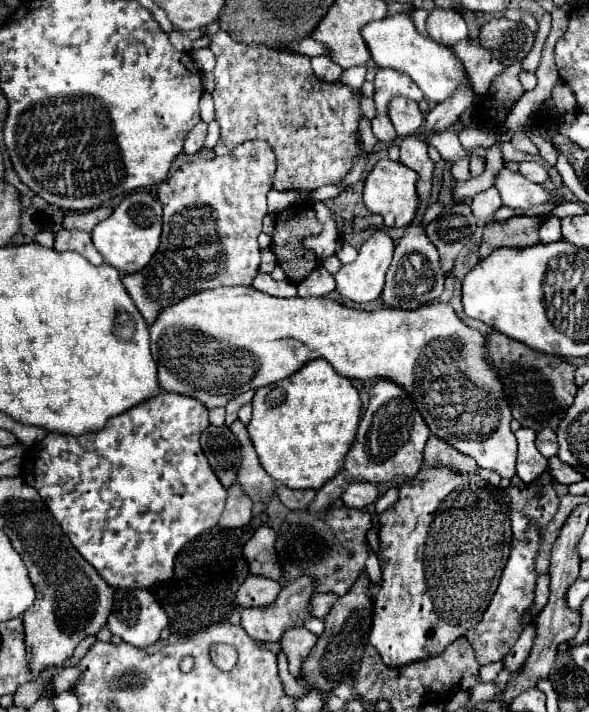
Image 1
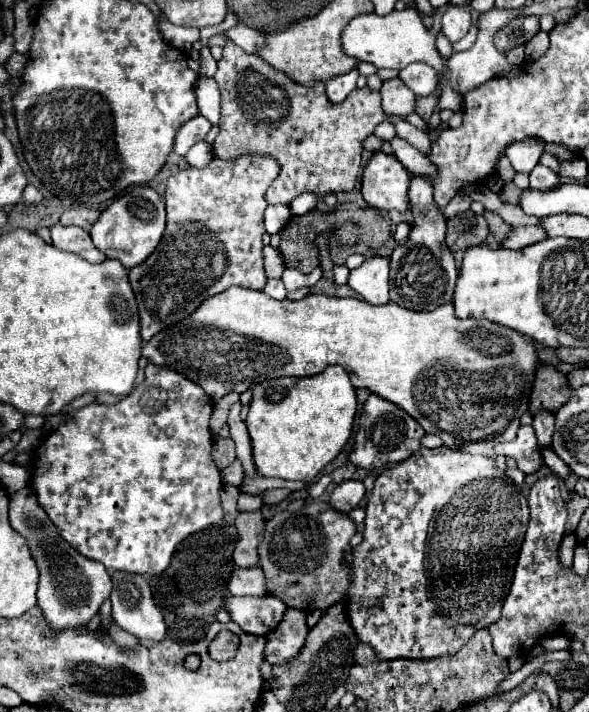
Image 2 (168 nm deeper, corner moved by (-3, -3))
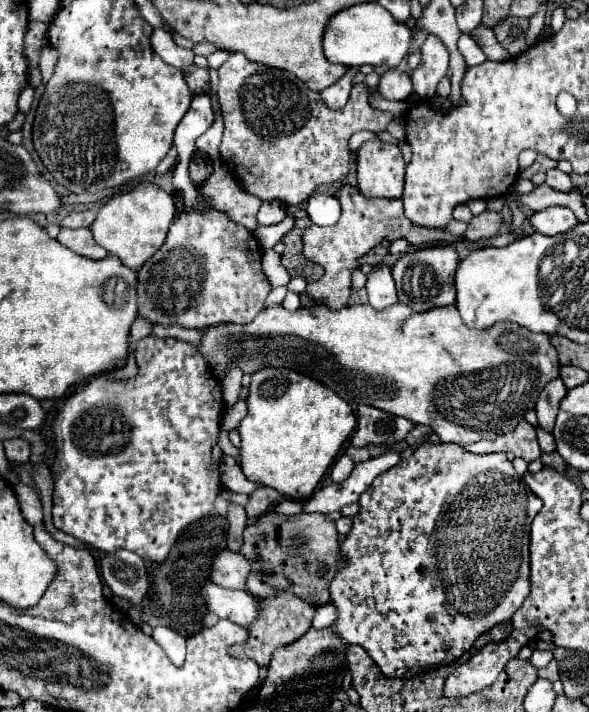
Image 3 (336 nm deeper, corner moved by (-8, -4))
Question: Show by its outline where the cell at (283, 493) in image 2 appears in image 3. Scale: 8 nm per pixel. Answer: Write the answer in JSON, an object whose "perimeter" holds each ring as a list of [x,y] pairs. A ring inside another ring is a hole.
{"perimeter":[[[266,486],[256,488],[256,490],[250,494],[248,504],[244,506],[248,518],[258,518],[260,514],[268,512],[268,510],[270,510],[270,508],[280,500],[280,498],[282,498],[280,492],[274,490],[274,488],[266,488]]]}

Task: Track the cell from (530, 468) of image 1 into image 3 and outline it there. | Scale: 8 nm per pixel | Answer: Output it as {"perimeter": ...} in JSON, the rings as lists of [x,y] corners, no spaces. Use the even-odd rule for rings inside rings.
{"perimeter":[[[526,420],[512,430],[512,434],[504,434],[496,440],[480,440],[472,446],[464,446],[464,450],[474,452],[474,454],[490,454],[490,452],[512,452],[514,456],[524,458],[526,462],[536,460],[542,450],[536,440],[536,428],[530,426]]]}

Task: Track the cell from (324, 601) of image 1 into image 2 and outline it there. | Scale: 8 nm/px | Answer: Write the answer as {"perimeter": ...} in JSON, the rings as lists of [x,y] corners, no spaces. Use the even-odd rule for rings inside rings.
{"perimeter":[[[287,609],[279,629],[267,635],[265,653],[271,665],[287,665],[299,655],[309,633],[305,617],[307,613],[301,609]]]}

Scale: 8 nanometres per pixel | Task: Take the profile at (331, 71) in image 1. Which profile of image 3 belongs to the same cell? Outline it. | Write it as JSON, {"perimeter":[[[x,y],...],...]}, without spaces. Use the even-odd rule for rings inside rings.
{"perimeter":[[[350,68],[344,78],[340,78],[336,84],[324,88],[320,92],[320,98],[324,100],[324,104],[330,108],[330,110],[340,110],[342,106],[346,106],[348,102],[348,96],[350,96],[350,90],[352,90],[352,78],[354,74],[358,72],[358,68]]]}

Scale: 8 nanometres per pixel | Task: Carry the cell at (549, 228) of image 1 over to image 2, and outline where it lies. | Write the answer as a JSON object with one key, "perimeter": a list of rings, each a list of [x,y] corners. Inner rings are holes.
{"perimeter":[[[539,225],[537,227],[515,227],[509,233],[509,237],[503,241],[503,245],[509,249],[523,249],[523,247],[539,243],[543,239],[547,239],[547,235],[545,235],[545,229]]]}

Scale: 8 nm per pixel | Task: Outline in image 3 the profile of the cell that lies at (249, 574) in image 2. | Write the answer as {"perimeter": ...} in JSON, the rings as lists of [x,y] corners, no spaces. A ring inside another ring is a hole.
{"perimeter":[[[220,550],[216,558],[212,558],[210,580],[218,586],[232,588],[232,590],[246,590],[246,576],[250,574],[248,560],[230,550]]]}

